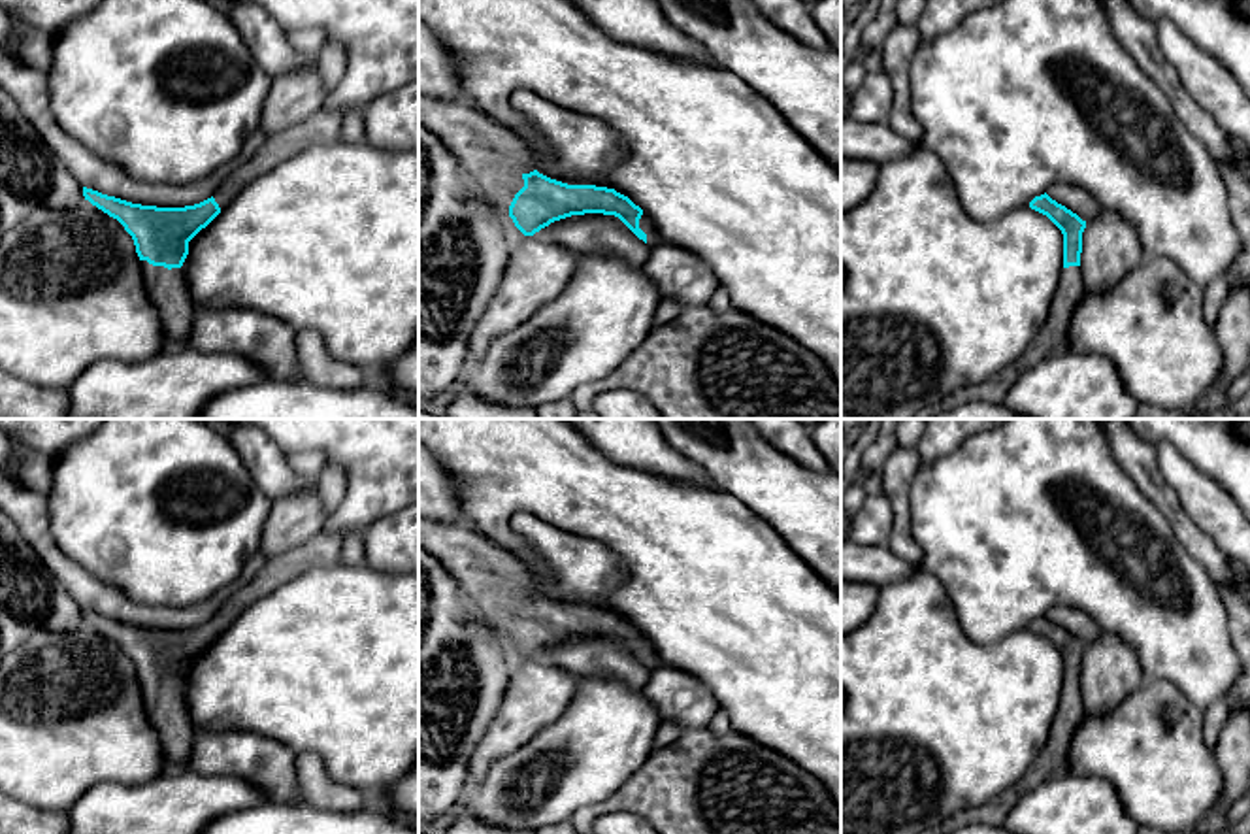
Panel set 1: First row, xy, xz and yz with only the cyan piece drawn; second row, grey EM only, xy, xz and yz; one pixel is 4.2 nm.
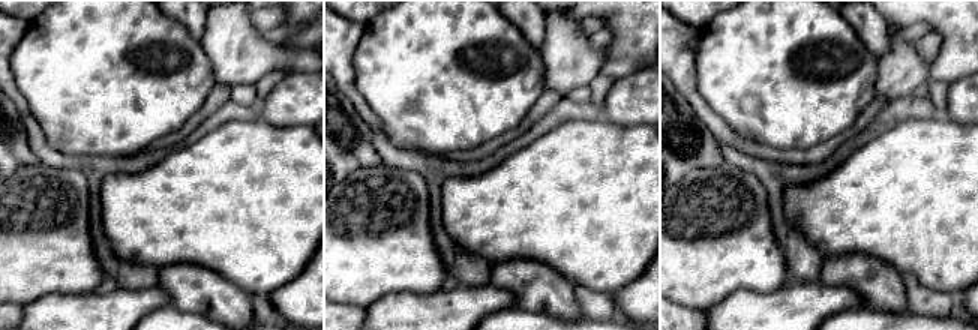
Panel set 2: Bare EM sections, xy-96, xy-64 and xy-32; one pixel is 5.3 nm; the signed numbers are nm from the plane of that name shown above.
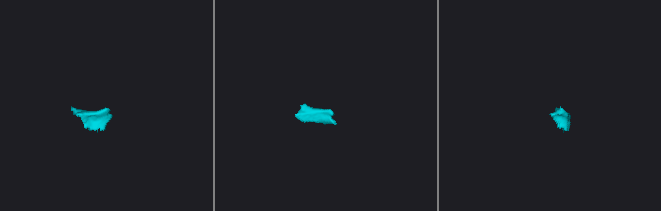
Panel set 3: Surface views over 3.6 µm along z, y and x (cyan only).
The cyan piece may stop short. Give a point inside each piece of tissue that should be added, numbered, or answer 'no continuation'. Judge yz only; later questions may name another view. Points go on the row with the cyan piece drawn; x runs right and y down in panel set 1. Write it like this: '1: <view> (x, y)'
1: yz (1051, 336)

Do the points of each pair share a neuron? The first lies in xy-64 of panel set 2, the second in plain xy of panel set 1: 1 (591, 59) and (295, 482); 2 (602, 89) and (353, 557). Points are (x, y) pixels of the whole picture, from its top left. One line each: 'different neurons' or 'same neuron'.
1: different neurons
2: same neuron

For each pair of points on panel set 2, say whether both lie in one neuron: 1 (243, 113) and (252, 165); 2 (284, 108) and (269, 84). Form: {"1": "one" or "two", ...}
{"1": "two", "2": "two"}

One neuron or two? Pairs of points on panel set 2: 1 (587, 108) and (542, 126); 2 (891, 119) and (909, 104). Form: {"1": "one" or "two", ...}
{"1": "one", "2": "one"}

